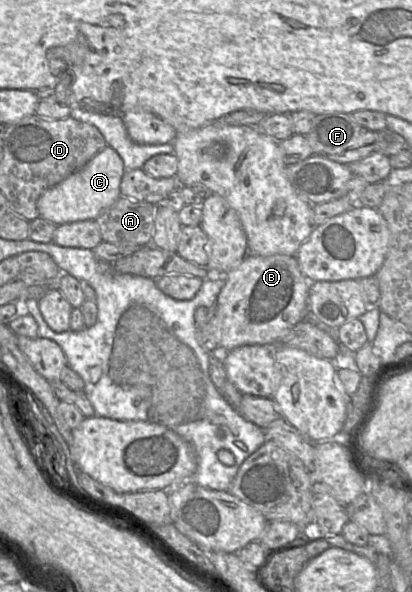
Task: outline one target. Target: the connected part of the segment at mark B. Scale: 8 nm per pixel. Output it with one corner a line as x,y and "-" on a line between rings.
295,255
247,256
225,276
225,284
215,303
215,316
221,323
220,355
244,345
273,345
296,324
304,321
308,313
311,282
301,272

